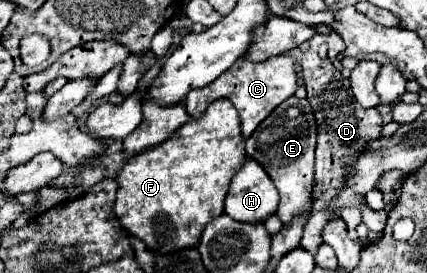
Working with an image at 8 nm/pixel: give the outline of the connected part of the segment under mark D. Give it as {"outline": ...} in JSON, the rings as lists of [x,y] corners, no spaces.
{"outline":[[[307,51],[301,57],[301,73],[305,79],[307,99],[313,107],[315,119],[317,119],[317,151],[315,151],[315,205],[313,213],[305,225],[301,247],[309,253],[317,253],[317,247],[323,243],[321,231],[325,229],[325,223],[329,219],[339,217],[341,213],[329,209],[335,195],[345,189],[345,167],[353,167],[353,163],[359,159],[359,155],[367,149],[369,141],[377,139],[381,135],[383,117],[377,109],[363,109],[351,93],[351,85],[347,79],[339,75],[339,71],[333,67],[331,59],[321,59],[315,51]]]}

